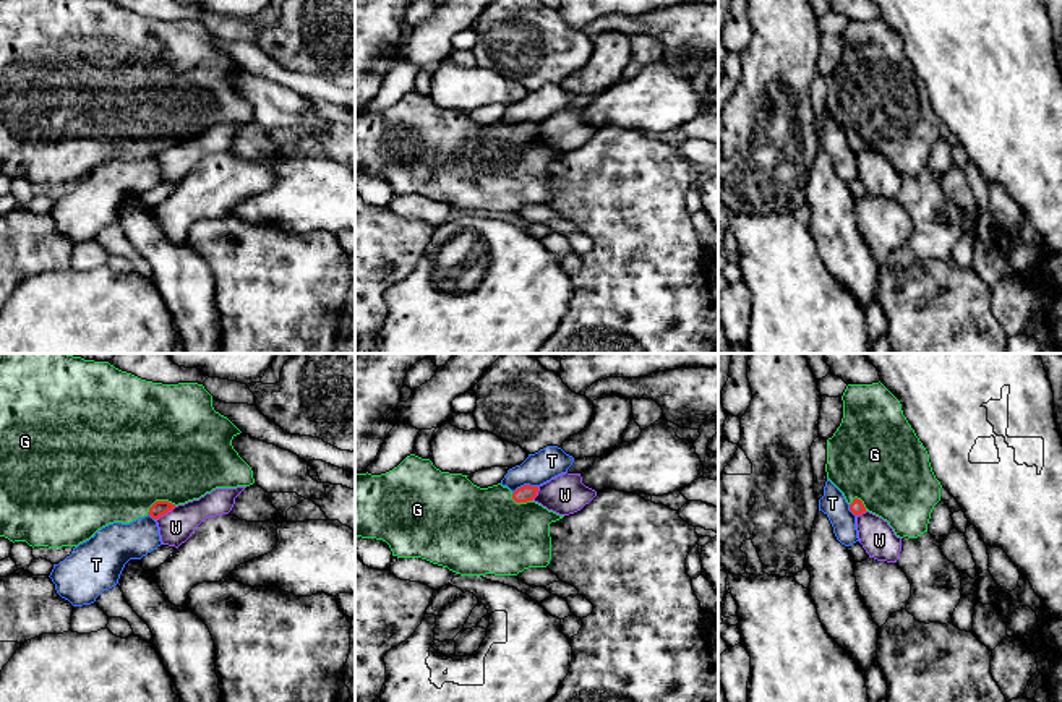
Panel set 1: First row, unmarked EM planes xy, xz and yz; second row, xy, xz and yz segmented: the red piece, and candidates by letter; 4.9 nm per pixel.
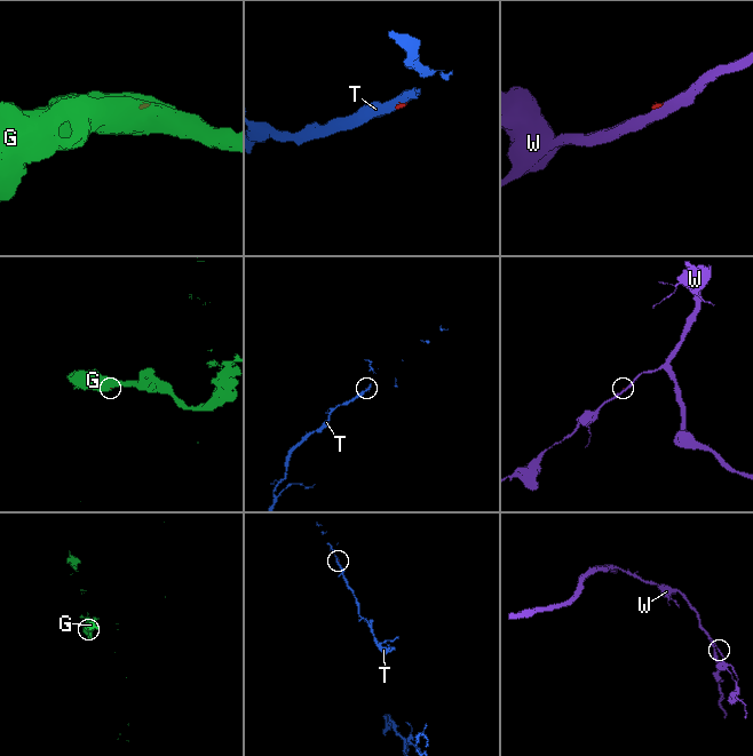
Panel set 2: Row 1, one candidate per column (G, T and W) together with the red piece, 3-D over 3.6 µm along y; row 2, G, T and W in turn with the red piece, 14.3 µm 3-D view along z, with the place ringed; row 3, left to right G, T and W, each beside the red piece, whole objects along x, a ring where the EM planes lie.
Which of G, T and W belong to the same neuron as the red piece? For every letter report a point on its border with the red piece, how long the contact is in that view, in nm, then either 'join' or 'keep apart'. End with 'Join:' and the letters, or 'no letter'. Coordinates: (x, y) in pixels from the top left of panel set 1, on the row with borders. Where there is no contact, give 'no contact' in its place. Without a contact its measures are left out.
G: meets red in xy at (159, 501); contact 160 nm long; join
T: meets red in xz at (524, 485); contact 130 nm long; keep apart
W: meets red in xy at (166, 513); contact 120 nm long; keep apart
Join: G

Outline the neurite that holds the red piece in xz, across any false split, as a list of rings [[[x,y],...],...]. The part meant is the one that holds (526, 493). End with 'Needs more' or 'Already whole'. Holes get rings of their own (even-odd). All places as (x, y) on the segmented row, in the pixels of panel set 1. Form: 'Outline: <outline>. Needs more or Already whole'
Outline: [[[410,454],[386,473],[355,473],[355,537],[383,540],[392,556],[422,558],[460,576],[517,576],[550,564],[550,524],[564,517],[535,503],[537,491],[530,485],[514,493],[501,483],[480,488]]]. Needs more

